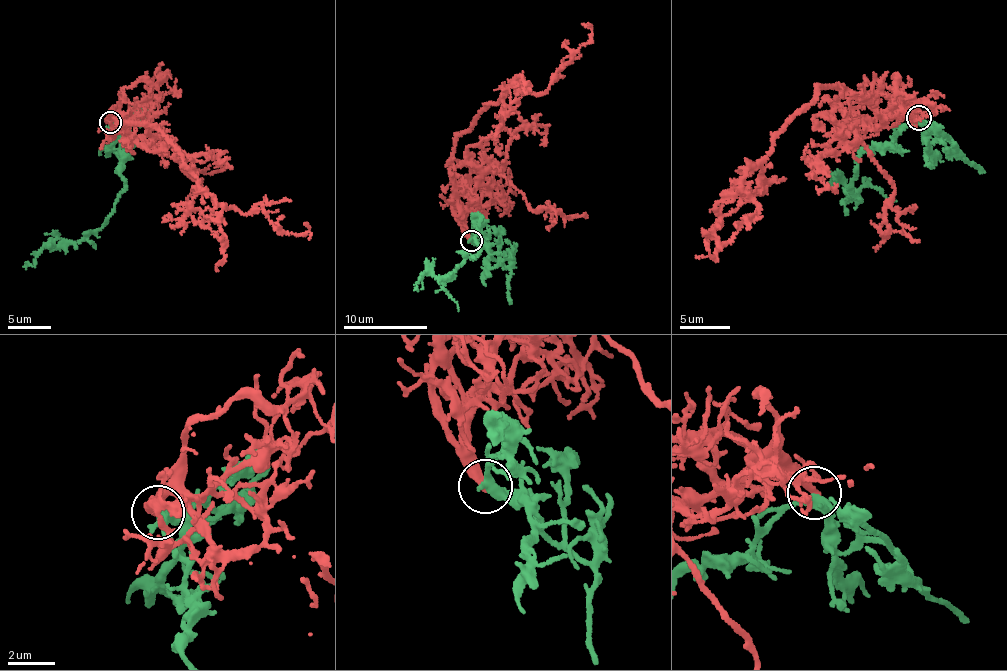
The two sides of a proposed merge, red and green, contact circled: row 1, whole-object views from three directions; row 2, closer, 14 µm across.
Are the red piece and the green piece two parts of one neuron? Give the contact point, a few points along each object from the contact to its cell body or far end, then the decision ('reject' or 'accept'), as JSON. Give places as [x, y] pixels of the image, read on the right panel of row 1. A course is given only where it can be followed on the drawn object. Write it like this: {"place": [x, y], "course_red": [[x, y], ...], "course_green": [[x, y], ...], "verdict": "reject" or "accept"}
{"place": [918, 118], "course_red": [[918, 117], [880, 94], [820, 89], [748, 169], [754, 218], [714, 257], [704, 240]], "course_green": [[918, 117], [903, 124], [890, 143], [863, 153], [850, 189], [858, 201], [840, 176], [830, 184], [834, 183]], "verdict": "reject"}

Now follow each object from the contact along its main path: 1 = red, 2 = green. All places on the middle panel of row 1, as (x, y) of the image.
1: (470, 239), (453, 205), (457, 138), (507, 87), (548, 90), (588, 41), (592, 31), (582, 24)
2: (470, 239), (479, 228), (474, 217), (482, 220), (477, 254), (447, 275), (427, 273), (414, 290)

